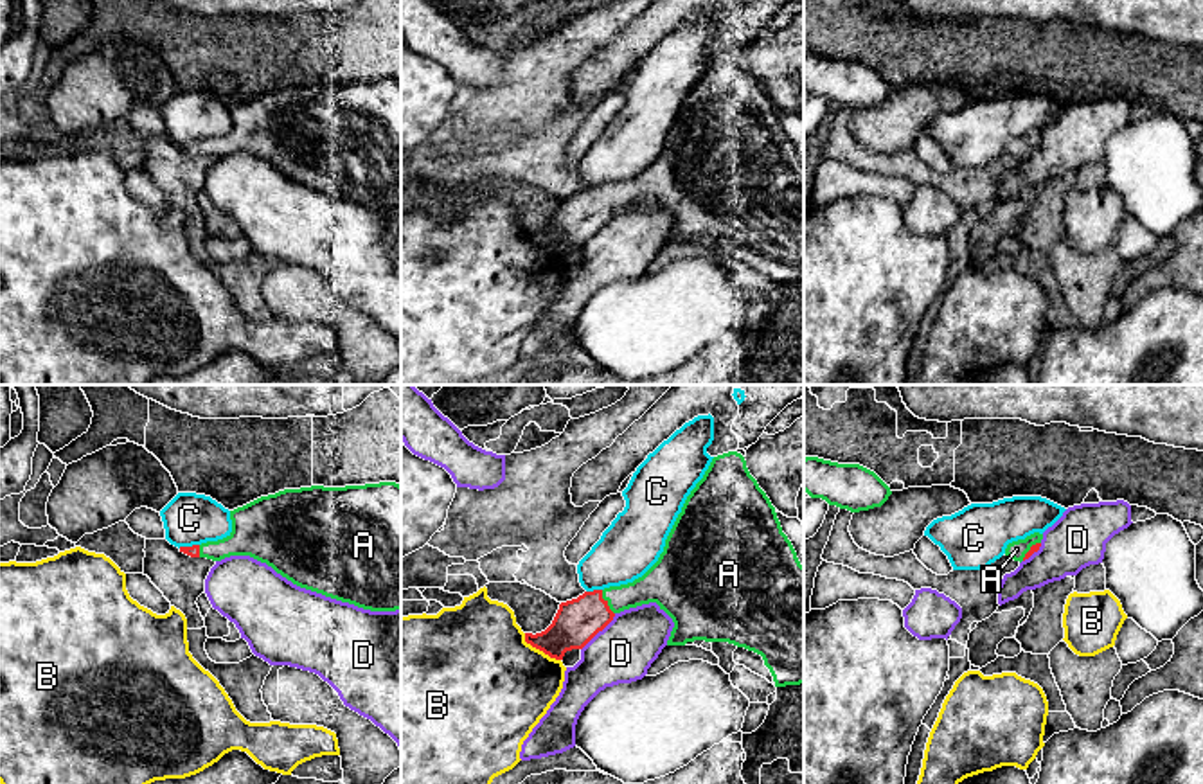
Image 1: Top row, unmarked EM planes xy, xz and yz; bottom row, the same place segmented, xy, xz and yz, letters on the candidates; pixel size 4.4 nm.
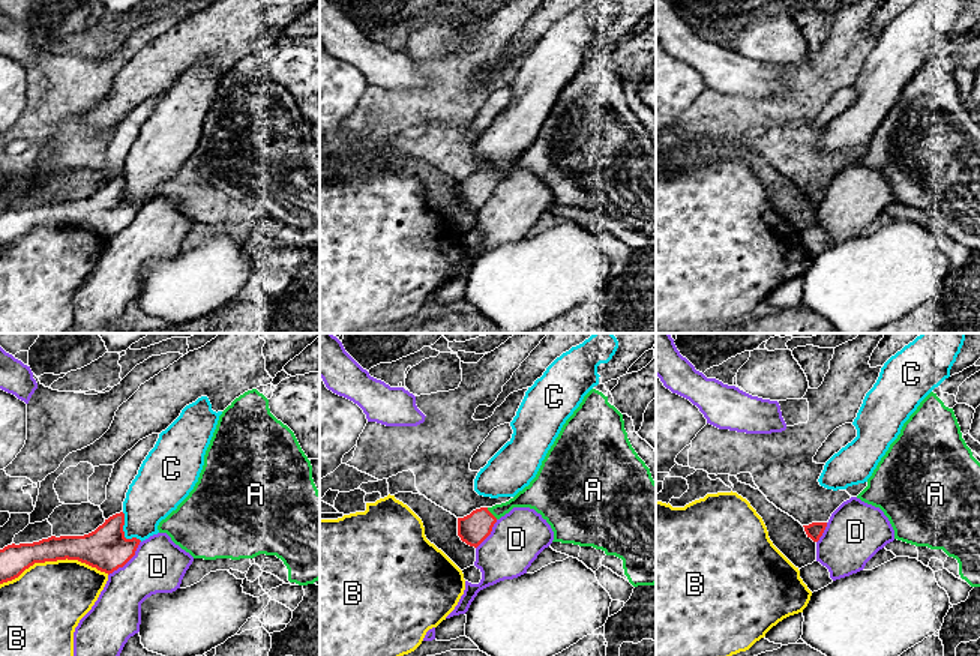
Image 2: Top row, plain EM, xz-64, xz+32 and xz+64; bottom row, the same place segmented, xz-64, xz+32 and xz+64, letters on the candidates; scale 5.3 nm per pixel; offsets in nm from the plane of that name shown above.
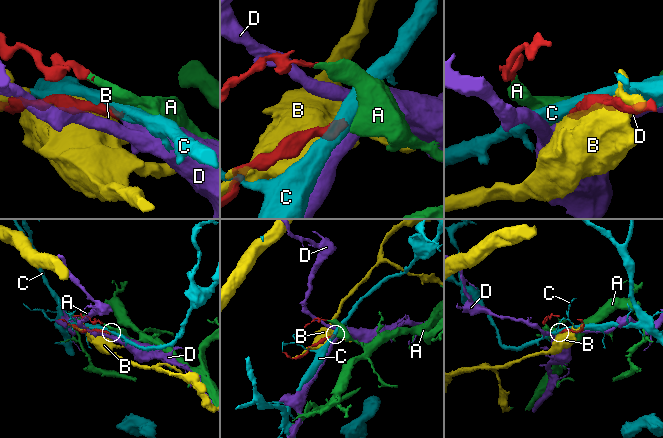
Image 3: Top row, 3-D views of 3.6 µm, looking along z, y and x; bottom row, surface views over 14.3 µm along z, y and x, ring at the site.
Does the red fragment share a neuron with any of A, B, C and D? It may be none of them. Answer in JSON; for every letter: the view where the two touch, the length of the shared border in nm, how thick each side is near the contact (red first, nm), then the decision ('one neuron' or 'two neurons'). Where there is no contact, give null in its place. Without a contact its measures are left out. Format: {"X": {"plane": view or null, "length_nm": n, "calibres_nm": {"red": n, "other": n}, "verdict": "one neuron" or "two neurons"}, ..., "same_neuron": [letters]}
{"A": {"plane": "xz", "length_nm": 130, "calibres_nm": {"red": 200, "other": 160}, "verdict": "one neuron"}, "B": {"plane": "xz", "length_nm": 200, "calibres_nm": {"red": 200, "other": 480}, "verdict": "two neurons"}, "C": {"plane": "xz", "length_nm": 70, "calibres_nm": {"red": 200, "other": 260}, "verdict": "two neurons"}, "D": {"plane": "xz", "length_nm": 220, "calibres_nm": {"red": 200, "other": 280}, "verdict": "two neurons"}, "same_neuron": ["A"]}

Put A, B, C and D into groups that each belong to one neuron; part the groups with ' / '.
A / B / C / D

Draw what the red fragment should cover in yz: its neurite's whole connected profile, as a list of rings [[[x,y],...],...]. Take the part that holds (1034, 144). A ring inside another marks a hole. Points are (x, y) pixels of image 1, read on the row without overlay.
[[[1034,129],[1025,137],[1018,137],[1007,142],[1005,153],[1012,155],[1014,158],[1025,158],[1041,144],[1043,131]]]

